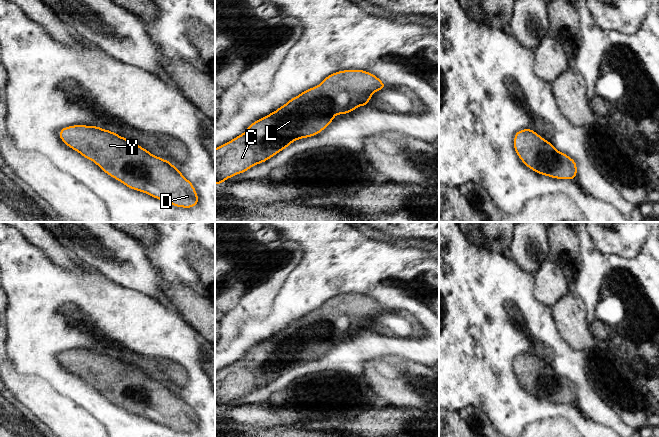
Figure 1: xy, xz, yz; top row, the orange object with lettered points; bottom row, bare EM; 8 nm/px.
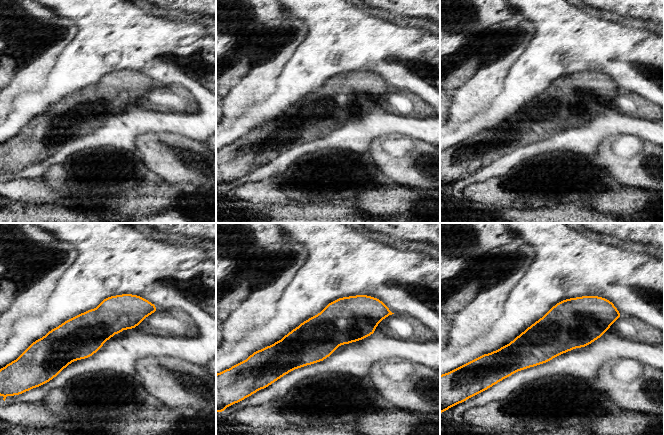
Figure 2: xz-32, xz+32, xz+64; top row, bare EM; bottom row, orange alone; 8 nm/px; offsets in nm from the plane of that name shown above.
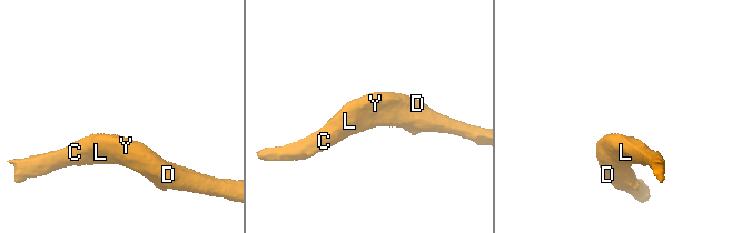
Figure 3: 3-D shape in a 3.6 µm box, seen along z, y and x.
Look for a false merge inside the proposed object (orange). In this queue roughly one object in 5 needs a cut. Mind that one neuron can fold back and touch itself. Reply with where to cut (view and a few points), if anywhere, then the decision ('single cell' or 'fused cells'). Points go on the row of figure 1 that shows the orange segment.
no cut; single cell

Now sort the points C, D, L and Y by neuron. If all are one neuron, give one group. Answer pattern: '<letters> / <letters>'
C D L Y

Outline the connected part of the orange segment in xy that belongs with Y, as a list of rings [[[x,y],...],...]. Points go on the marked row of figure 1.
[[[72,125],[62,128],[59,138],[130,189],[176,207],[198,205],[198,195],[192,182],[170,161],[151,154],[113,131],[98,126]]]

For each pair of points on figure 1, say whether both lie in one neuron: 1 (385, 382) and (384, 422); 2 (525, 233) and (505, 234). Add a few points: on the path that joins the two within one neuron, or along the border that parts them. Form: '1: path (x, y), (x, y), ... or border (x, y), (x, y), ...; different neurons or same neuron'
1: border (389, 405), (405, 409); different neurons
2: border (513, 232), (513, 238), (507, 254); different neurons

